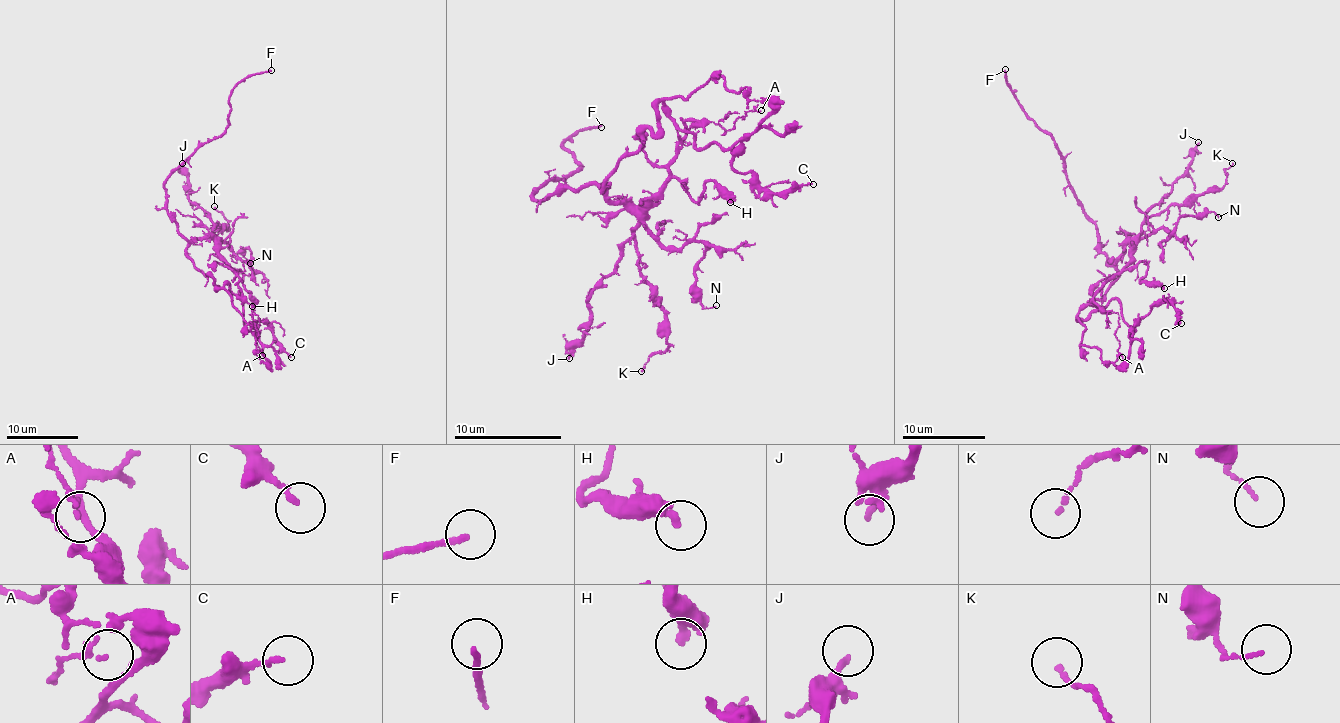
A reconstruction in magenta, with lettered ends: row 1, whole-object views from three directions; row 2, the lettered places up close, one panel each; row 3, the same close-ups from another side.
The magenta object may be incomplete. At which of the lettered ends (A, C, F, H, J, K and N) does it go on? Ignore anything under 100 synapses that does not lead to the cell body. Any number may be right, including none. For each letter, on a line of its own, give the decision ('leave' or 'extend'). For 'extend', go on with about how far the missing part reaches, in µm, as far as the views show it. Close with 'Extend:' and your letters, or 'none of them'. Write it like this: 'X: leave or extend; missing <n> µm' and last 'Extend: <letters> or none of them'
A: leave
C: leave
F: extend; missing 30 µm
H: leave
J: leave
K: leave
N: leave
Extend: F

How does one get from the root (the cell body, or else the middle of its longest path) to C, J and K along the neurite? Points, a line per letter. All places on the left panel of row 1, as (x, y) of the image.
C: (188, 257), (217, 290), (225, 284), (240, 292), (245, 327), (268, 323), (291, 357)
J: (188, 257), (187, 246), (192, 241), (209, 239), (214, 233), (208, 212), (189, 199), (186, 169), (182, 163)
K: (188, 257), (192, 241), (214, 236), (218, 223), (228, 228), (227, 219), (214, 206)

